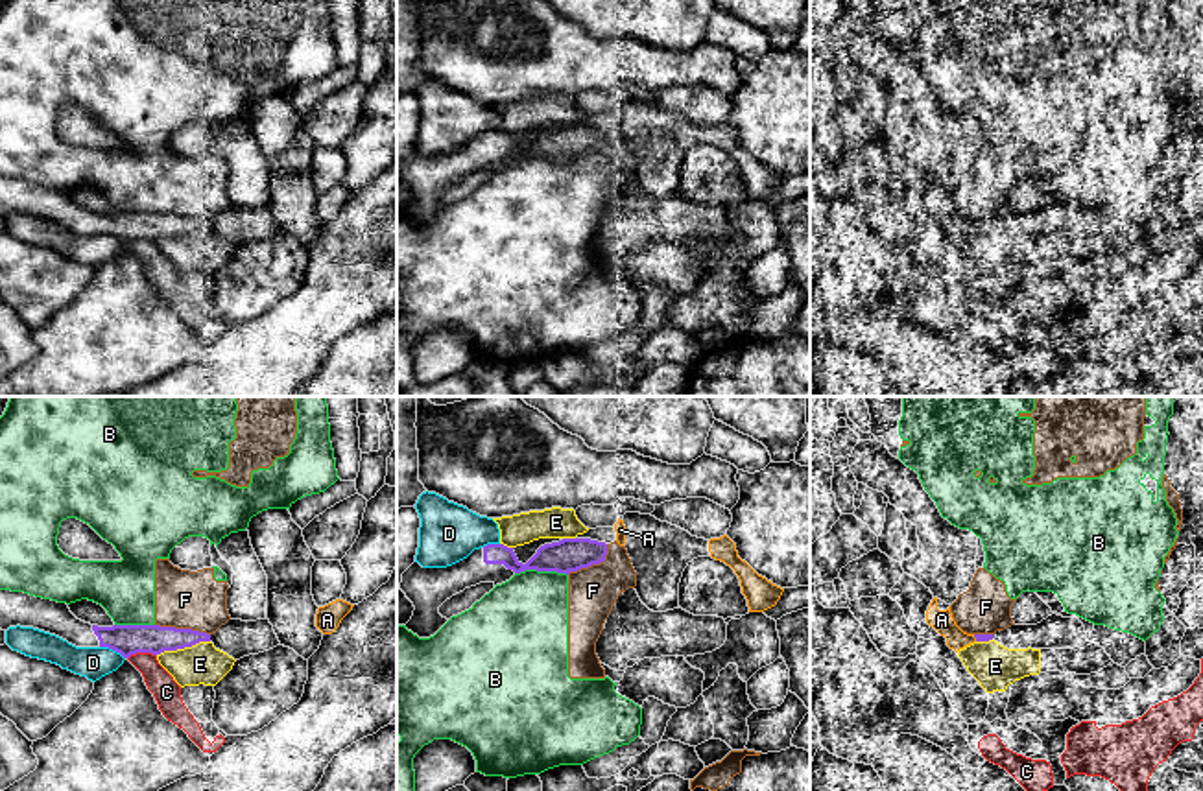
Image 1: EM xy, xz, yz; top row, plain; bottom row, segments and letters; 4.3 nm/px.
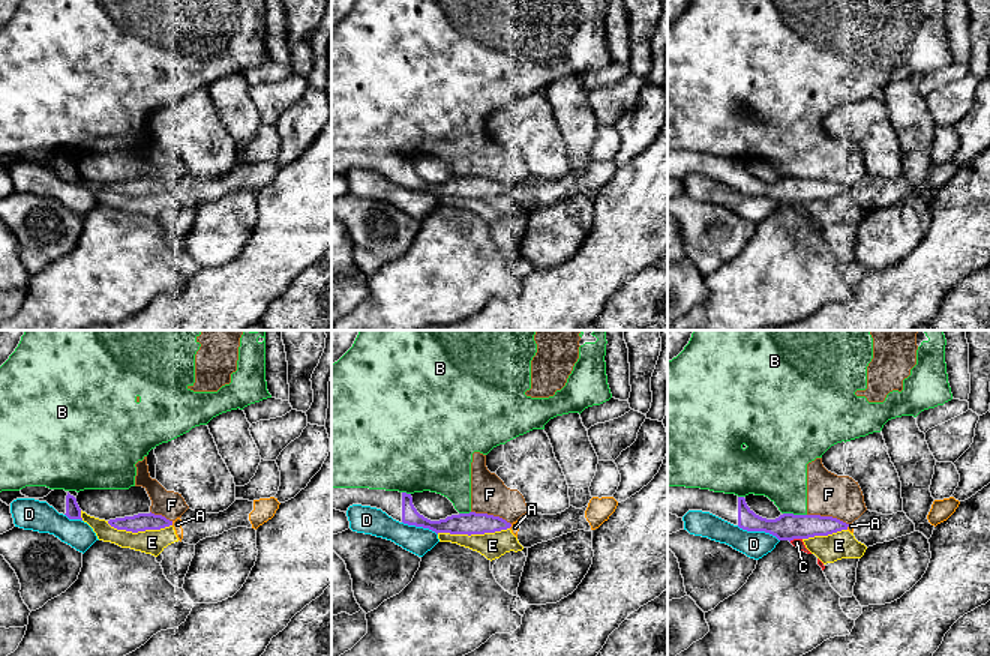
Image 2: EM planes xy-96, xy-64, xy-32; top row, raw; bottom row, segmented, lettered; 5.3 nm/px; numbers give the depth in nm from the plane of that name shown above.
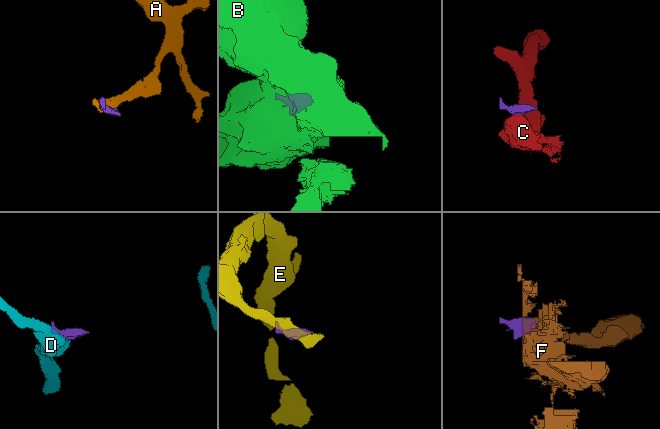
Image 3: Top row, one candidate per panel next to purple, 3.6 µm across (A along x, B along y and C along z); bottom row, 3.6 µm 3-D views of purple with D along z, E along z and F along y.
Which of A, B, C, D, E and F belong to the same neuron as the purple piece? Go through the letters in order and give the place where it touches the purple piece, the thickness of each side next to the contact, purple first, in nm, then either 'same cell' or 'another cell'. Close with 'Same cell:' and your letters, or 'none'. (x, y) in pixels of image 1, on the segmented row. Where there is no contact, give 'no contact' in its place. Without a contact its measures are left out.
A: yz (975, 637) | 30/100 nm | another cell
B: xz (541, 570) | 150/400 nm | another cell
C: xy (141, 651) | 130/120 nm | another cell
D: xy (113, 649) | 130/140 nm | another cell
E: xy (181, 648) | 130/180 nm | another cell
F: xy (183, 629) | 130/260 nm | another cell
Same cell: none

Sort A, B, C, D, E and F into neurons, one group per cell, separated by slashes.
A / B F / C / D / E

